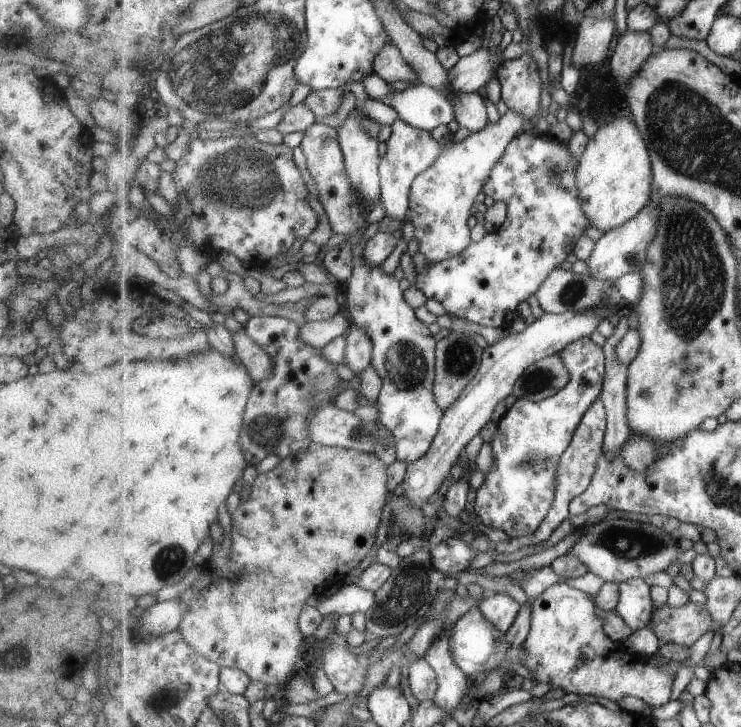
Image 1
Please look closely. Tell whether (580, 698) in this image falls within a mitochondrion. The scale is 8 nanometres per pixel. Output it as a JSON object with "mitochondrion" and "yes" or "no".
{"mitochondrion":"no"}

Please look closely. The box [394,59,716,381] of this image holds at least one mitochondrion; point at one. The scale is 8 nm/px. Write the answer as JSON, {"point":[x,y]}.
{"point":[554,181]}

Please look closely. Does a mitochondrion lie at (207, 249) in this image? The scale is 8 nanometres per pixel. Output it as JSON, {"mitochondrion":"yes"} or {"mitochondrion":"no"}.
{"mitochondrion":"no"}

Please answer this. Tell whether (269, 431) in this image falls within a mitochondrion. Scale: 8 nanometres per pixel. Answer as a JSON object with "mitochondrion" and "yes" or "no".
{"mitochondrion":"yes"}

